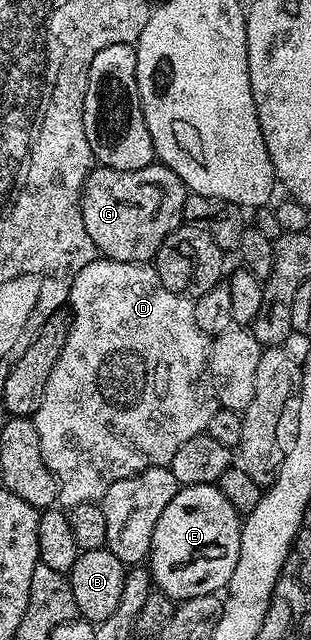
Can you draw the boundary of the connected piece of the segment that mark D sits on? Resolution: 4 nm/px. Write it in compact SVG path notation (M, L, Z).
M95 258L92 262L88 262L88 266L84 266L84 270L80 270L80 274L76 274L76 278L70 287L68 308L72 313L68 342L64 342L64 350L60 350L60 358L56 358L56 366L52 366L52 378L48 378L48 386L44 386L44 399L40 401L40 410L36 410L32 417L36 426L36 434L40 434L40 454L44 454L44 462L48 466L48 470L52 470L52 474L58 483L58 504L66 510L69 510L72 506L80 506L80 502L101 501L102 496L108 490L108 486L112 486L112 482L120 482L120 478L132 478L149 468L164 468L169 466L172 462L172 457L176 455L176 450L180 450L180 446L184 446L184 442L188 442L192 438L205 433L208 422L212 418L212 414L216 411L216 401L213 392L208 387L208 373L206 371L206 359L210 357L211 337L206 336L204 330L200 330L200 326L196 326L194 300L189 296L181 296L172 290L168 290L168 286L164 286L164 282L160 282L158 272L149 263L133 264L132 262L116 262L115 260L107 260L105 258Z

